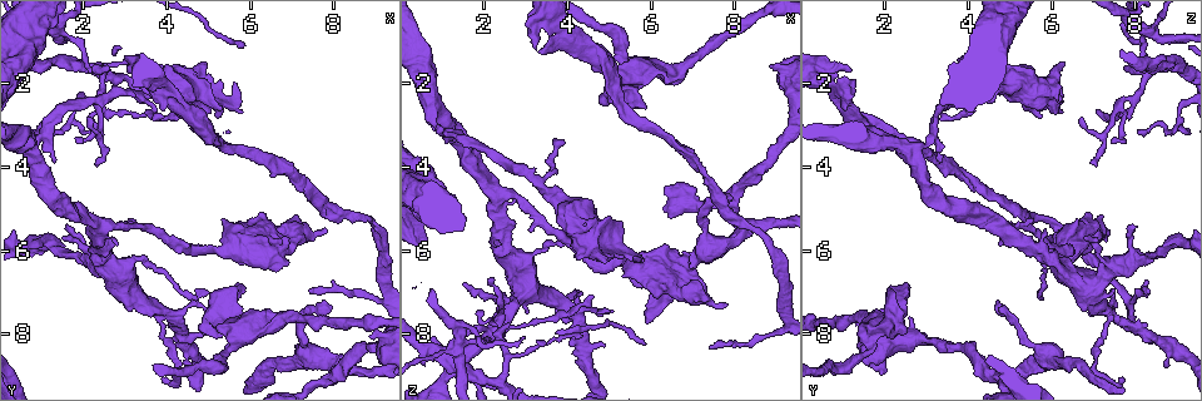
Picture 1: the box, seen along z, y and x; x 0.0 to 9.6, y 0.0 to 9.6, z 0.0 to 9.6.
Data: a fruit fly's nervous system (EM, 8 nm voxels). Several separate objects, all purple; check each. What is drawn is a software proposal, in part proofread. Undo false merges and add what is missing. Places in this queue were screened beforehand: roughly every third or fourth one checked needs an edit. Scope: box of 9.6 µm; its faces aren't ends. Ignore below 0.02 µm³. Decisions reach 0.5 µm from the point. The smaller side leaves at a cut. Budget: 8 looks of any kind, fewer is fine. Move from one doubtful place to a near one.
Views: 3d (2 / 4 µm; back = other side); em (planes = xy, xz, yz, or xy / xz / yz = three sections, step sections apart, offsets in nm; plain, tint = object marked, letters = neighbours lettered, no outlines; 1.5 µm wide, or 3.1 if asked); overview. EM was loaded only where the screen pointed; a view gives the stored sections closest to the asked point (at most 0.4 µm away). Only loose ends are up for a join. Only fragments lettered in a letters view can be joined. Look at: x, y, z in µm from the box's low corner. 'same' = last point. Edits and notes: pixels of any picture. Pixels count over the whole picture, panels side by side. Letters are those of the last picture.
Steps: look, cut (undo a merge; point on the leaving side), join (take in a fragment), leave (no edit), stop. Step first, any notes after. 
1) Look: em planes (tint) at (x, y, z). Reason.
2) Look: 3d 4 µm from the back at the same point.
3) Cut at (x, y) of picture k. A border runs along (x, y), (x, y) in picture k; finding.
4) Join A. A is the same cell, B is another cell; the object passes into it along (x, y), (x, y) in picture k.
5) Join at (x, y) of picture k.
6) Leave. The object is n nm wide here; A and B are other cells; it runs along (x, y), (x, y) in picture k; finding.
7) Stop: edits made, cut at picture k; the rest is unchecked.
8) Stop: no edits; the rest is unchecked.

Look: 3d 4 µm at (8.80, 8.00, 1.55). An open end.

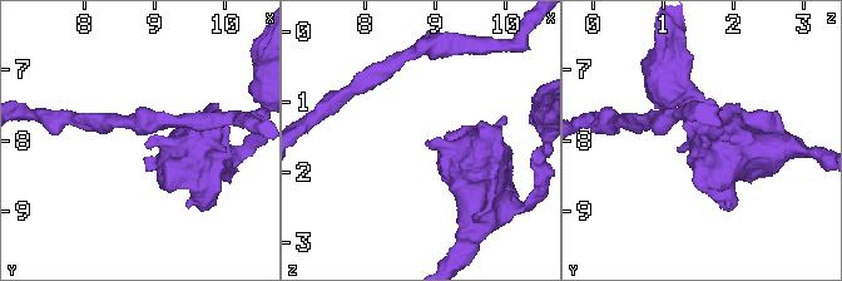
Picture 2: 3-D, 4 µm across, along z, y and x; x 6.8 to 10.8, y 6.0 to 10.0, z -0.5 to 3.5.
Look: em xz step 8 (letters) at (8.85, 8.05, 1.60).

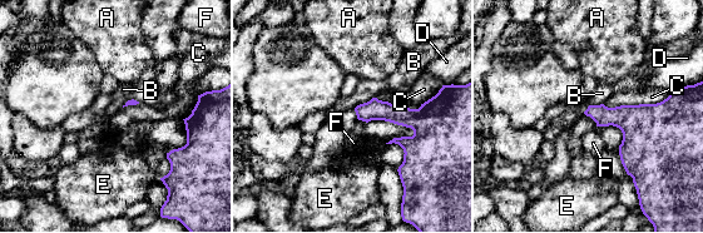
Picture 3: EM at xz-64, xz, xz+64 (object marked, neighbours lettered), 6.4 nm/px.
Look: em planes (letters) at the same point.

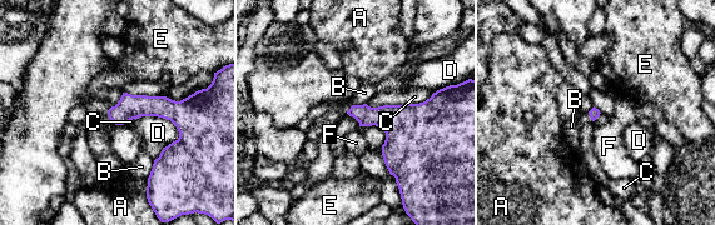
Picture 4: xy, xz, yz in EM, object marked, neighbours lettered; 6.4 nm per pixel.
Leave. A, B, C, D, E and F are other cells; a border runs along (154, 160), (150, 174), (147, 178) in picture 4; no lettered fragment goes on from it.

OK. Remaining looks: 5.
Look: em xz step 4 (letters) at (1.55, 5.75, 6.75). Tapers out.

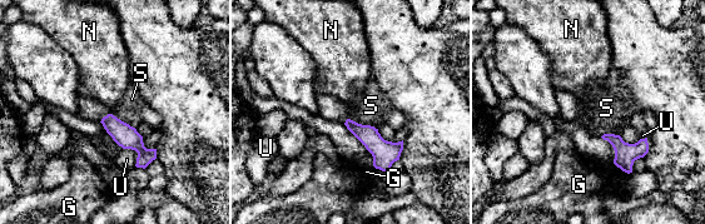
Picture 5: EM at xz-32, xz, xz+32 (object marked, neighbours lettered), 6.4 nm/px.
Look: em planes (letters) at the same point.

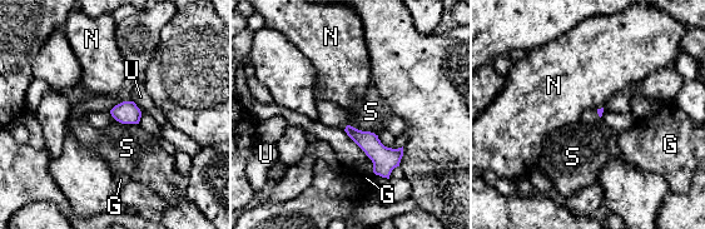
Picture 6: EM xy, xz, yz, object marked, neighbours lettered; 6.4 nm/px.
Leave. The longest contact is with S, 220 nm; G, N, S and U are other cells; a border runs along (343, 129), (349, 125), (377, 135) in picture 6; none of them fits.

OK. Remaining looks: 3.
Look: em planes (tint) at (2.55, 1.70, 8.35). Abrupt turn.

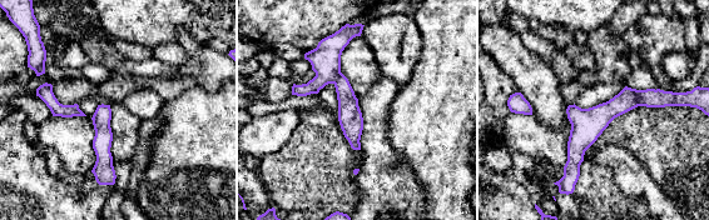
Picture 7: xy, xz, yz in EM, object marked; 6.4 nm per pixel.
Look: em planes (letters) at the same point.

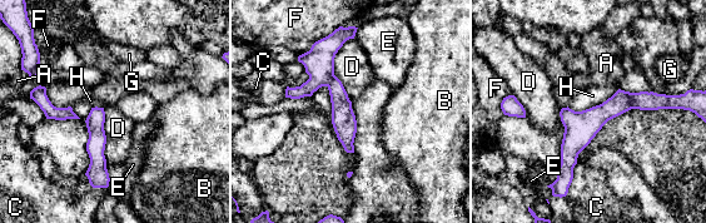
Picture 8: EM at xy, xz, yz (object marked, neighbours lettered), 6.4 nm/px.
Cut at (342, 114) of picture 8. A, B, C, D, E, F, G and H are other cells; a border runs along (333, 74), (327, 85) in picture 8; a second neuron is stuck on.

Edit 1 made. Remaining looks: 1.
Stop: edits made, cut at picture 8; the rest is unchecked.

